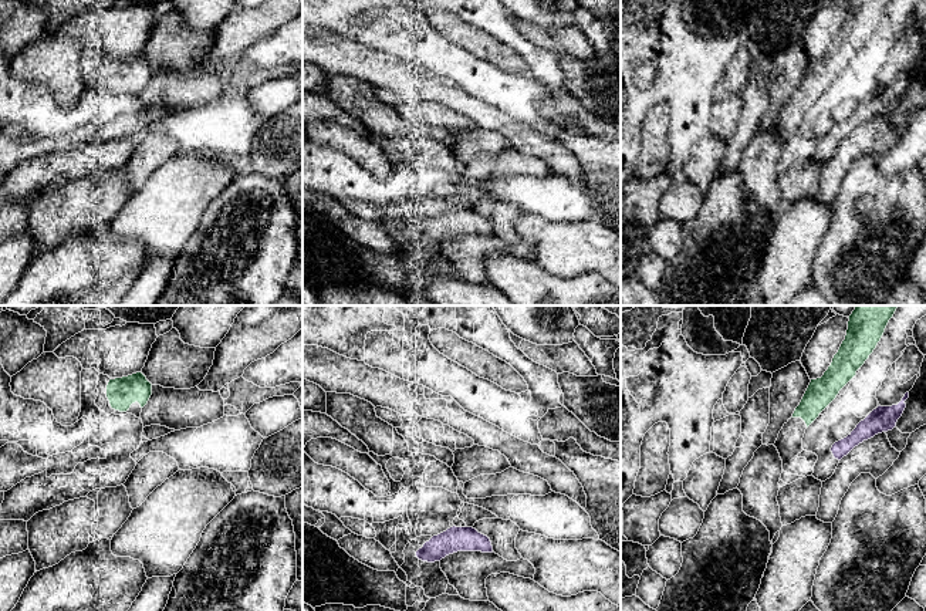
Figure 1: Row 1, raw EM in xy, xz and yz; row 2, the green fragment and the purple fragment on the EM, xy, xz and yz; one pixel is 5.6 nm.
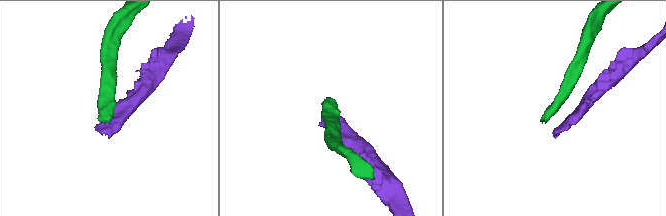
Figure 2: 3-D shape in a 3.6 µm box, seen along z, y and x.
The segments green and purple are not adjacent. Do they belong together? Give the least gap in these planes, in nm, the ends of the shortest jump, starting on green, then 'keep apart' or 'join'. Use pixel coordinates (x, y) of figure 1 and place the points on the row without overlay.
gap 180 nm; span yz (813, 103), (835, 124); keep apart

